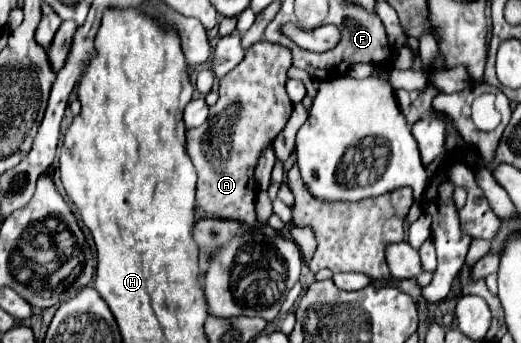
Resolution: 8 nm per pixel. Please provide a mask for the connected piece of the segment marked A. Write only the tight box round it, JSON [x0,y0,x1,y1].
[187,42,293,236]

